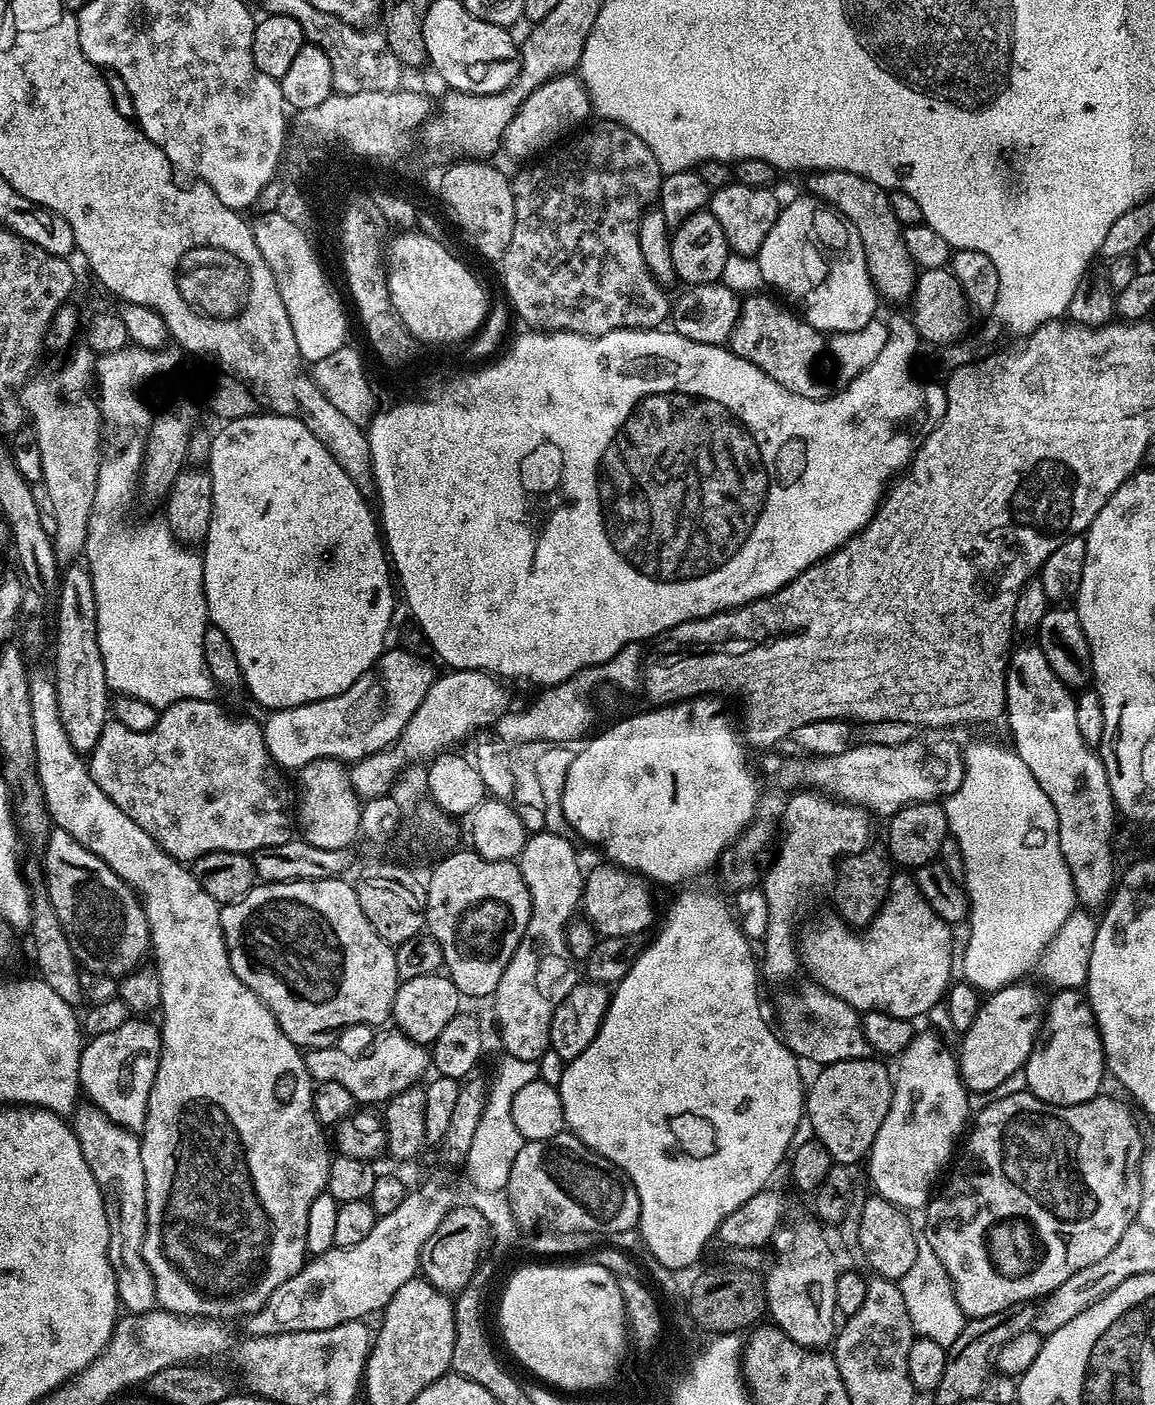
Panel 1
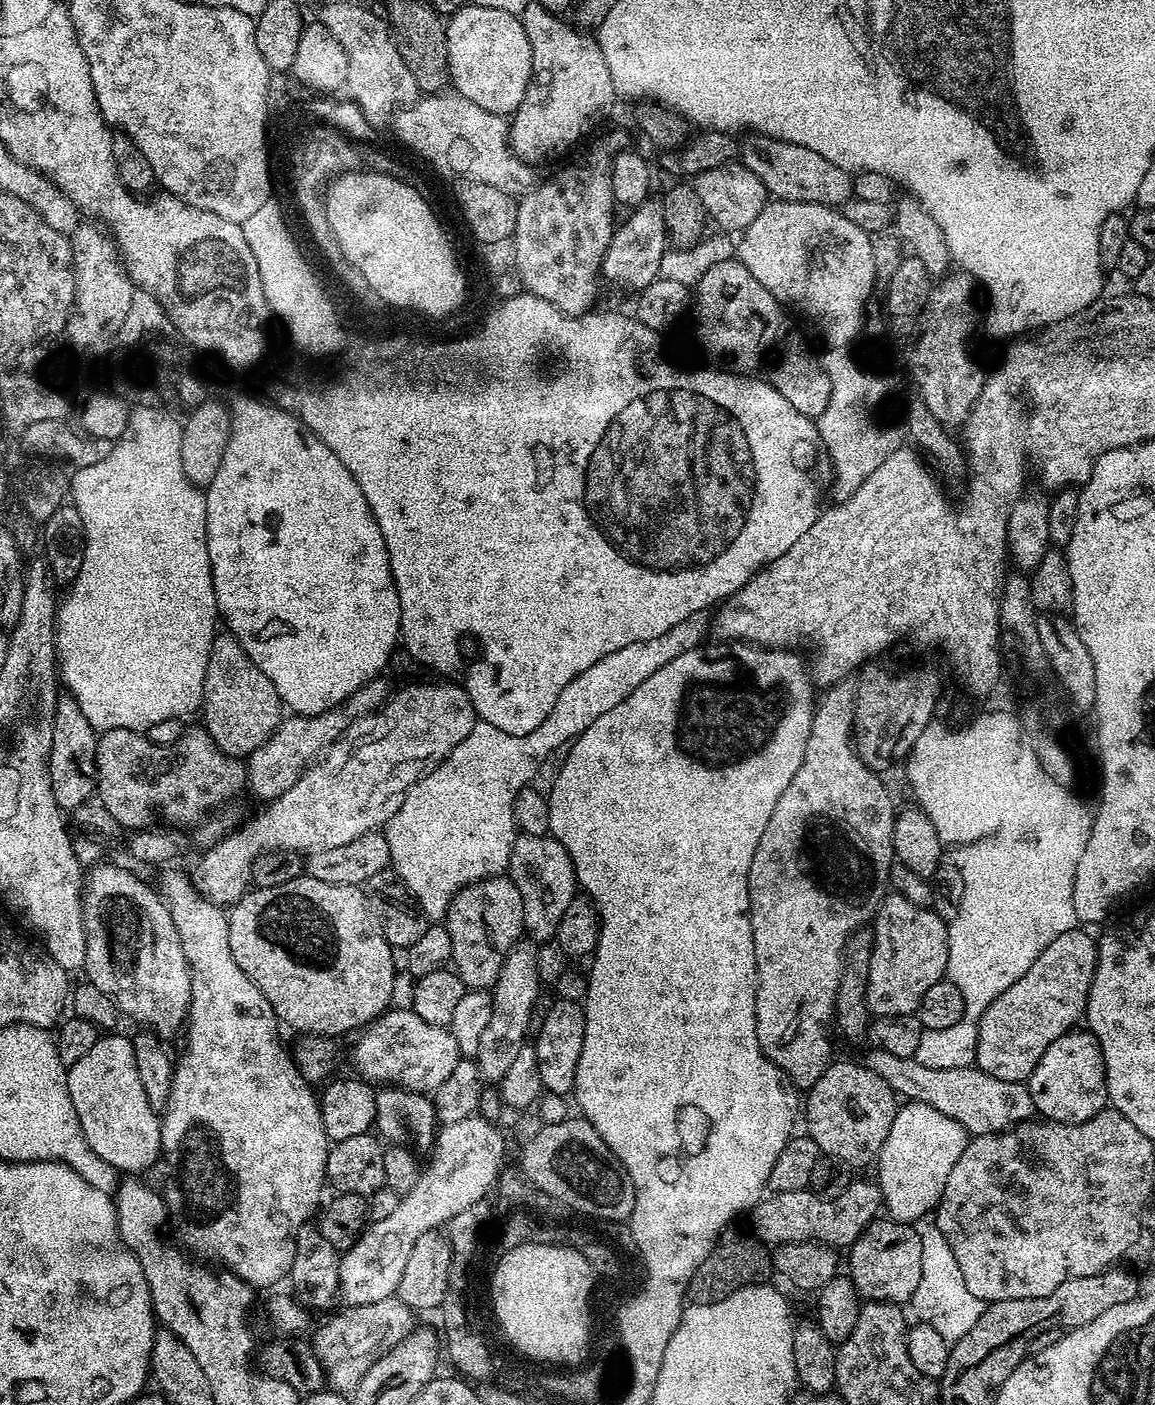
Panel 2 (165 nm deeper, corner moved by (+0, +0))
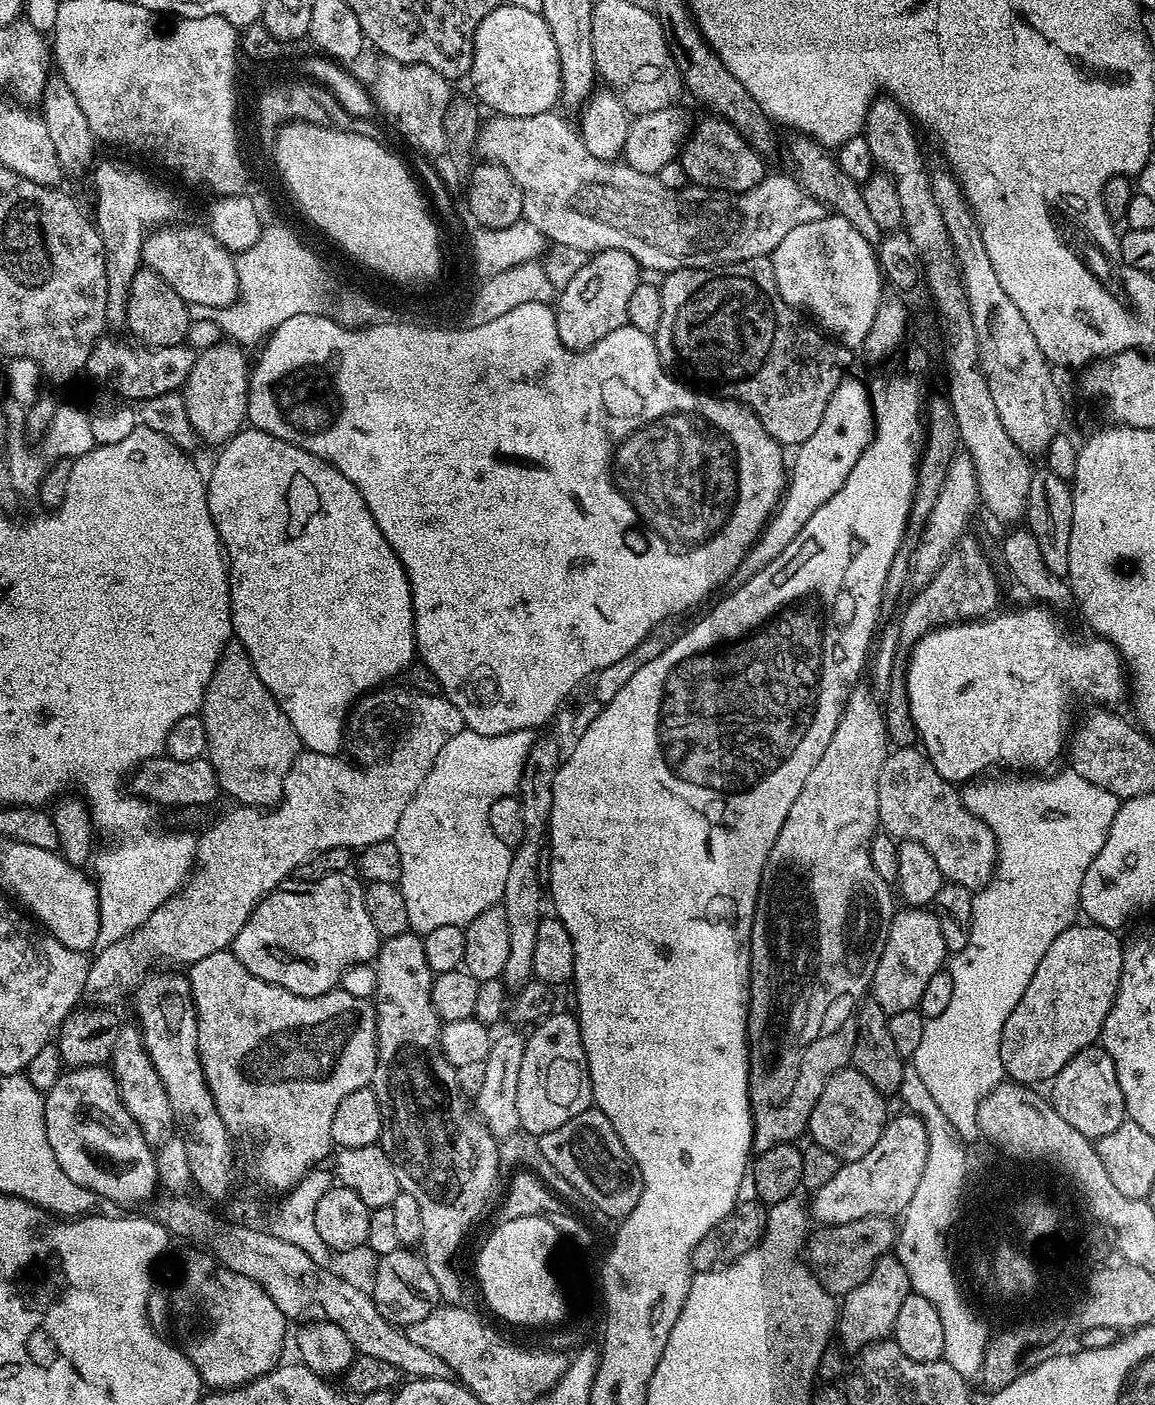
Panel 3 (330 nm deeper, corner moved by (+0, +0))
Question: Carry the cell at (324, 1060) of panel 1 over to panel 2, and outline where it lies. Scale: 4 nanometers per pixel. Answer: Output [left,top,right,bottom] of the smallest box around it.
[352,1007,462,1094]

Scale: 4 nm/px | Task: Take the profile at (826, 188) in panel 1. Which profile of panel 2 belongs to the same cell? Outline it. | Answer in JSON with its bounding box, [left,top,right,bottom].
[739,134,853,206]

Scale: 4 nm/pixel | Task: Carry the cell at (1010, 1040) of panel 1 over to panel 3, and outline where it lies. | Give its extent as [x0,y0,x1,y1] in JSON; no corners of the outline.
[1000,922,1125,1086]

